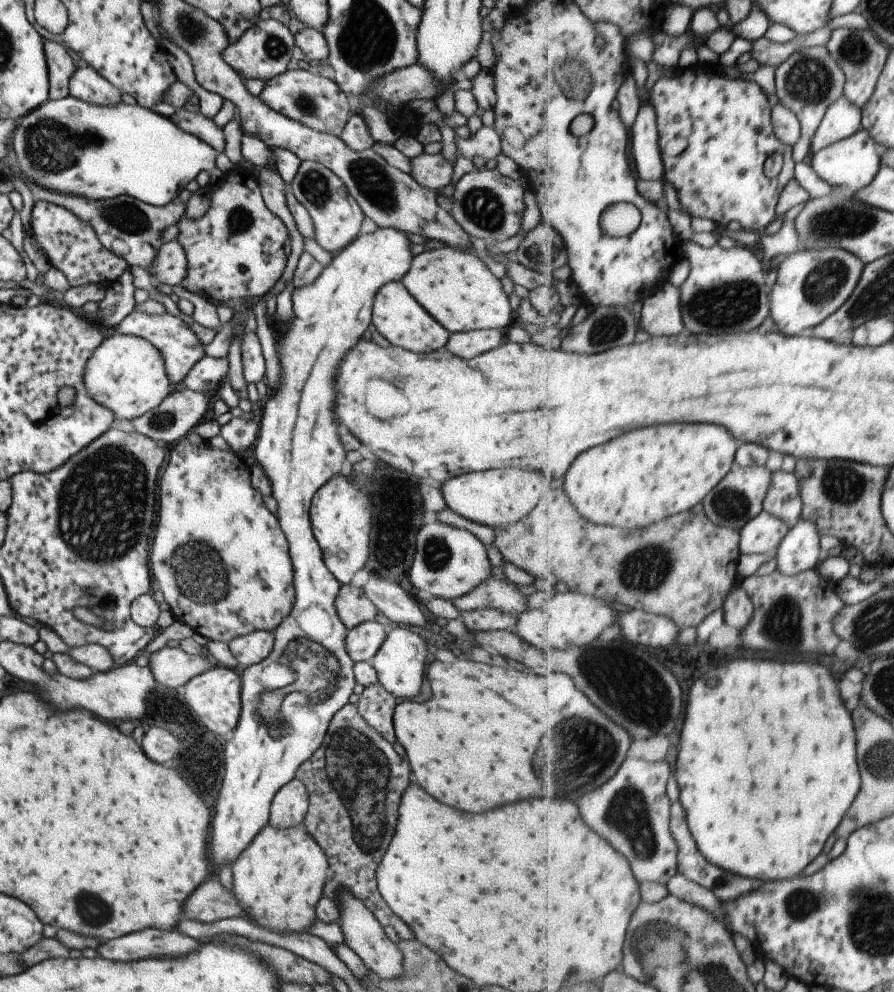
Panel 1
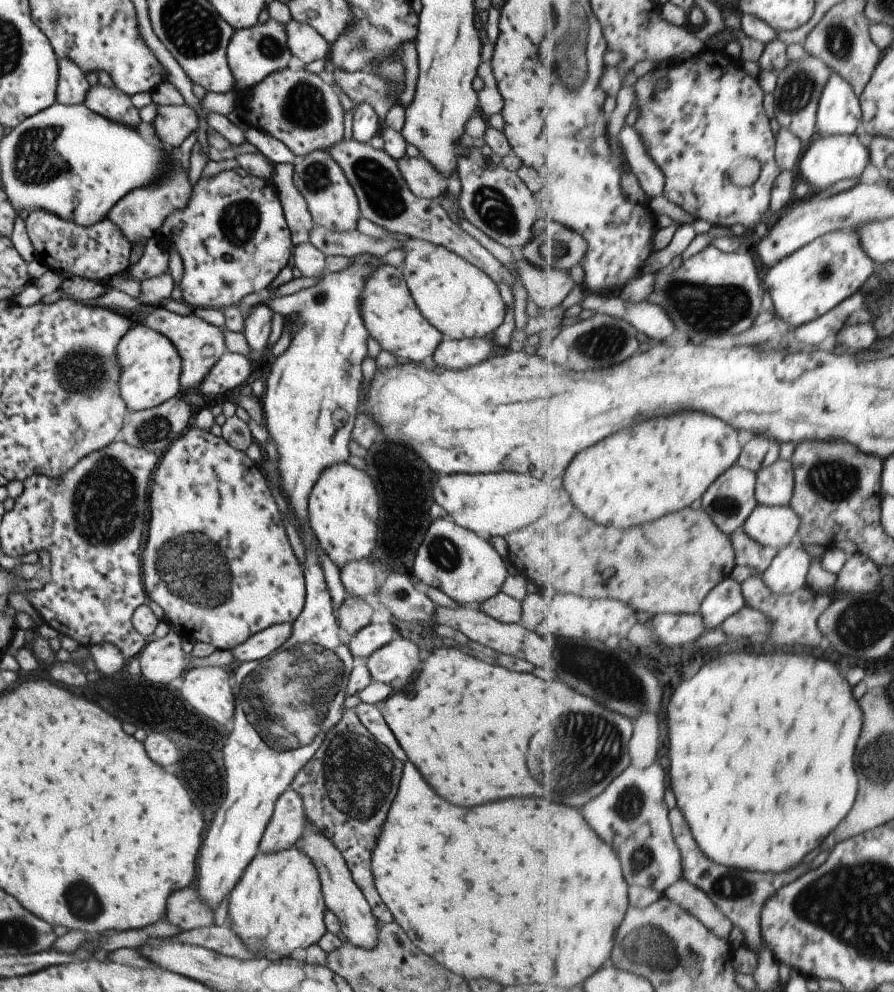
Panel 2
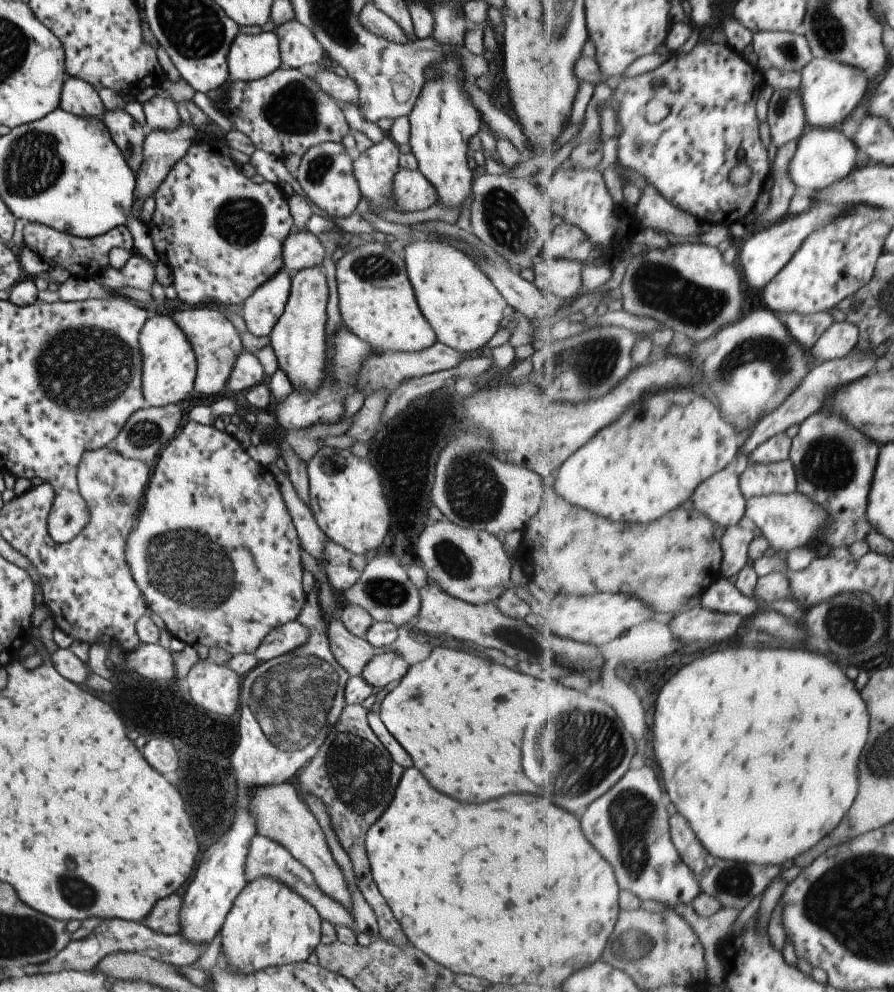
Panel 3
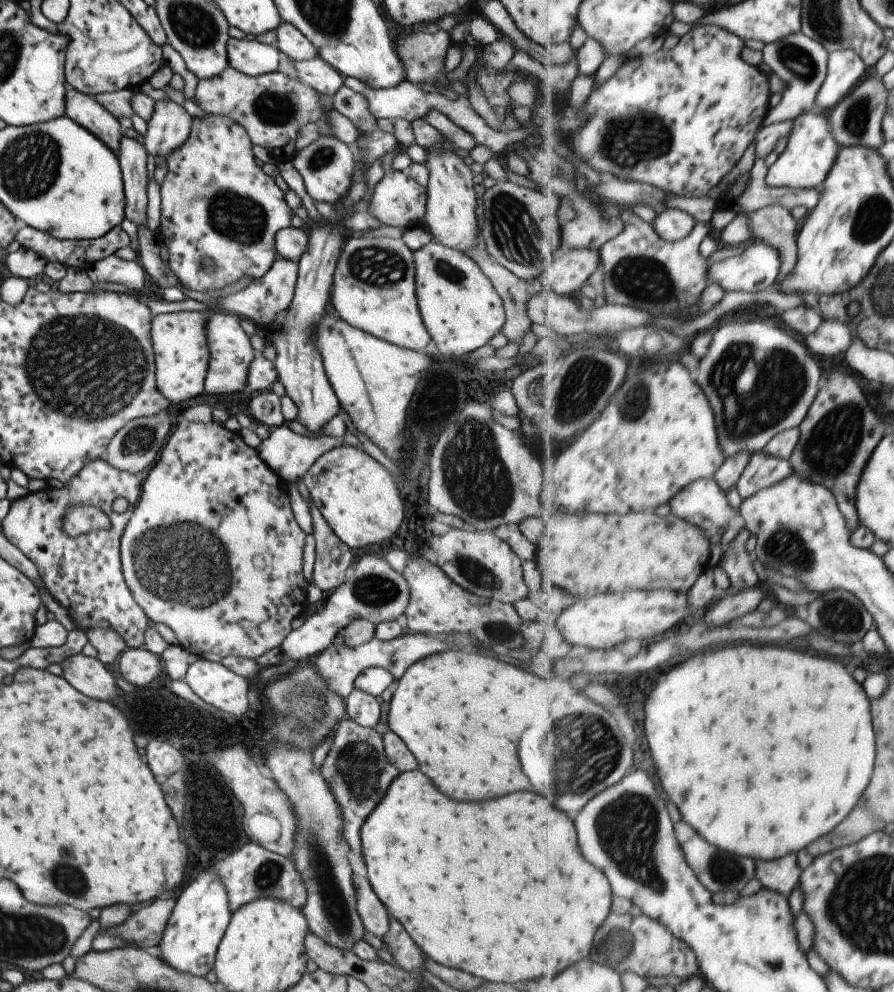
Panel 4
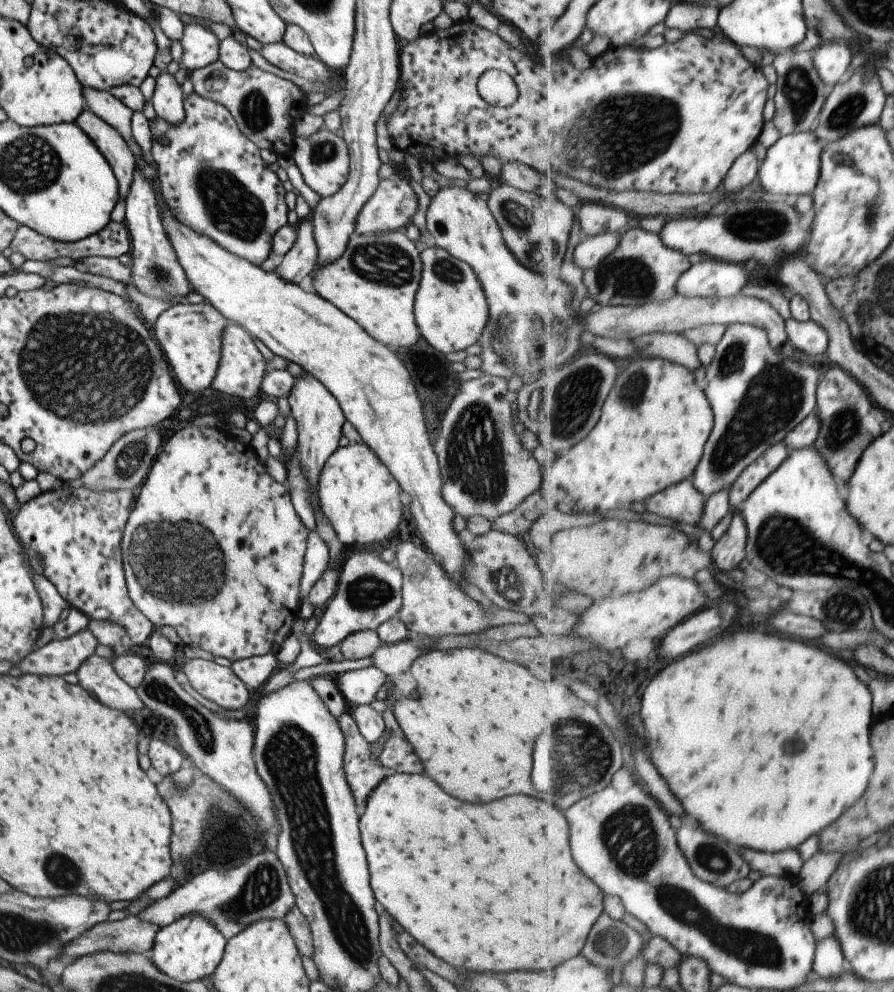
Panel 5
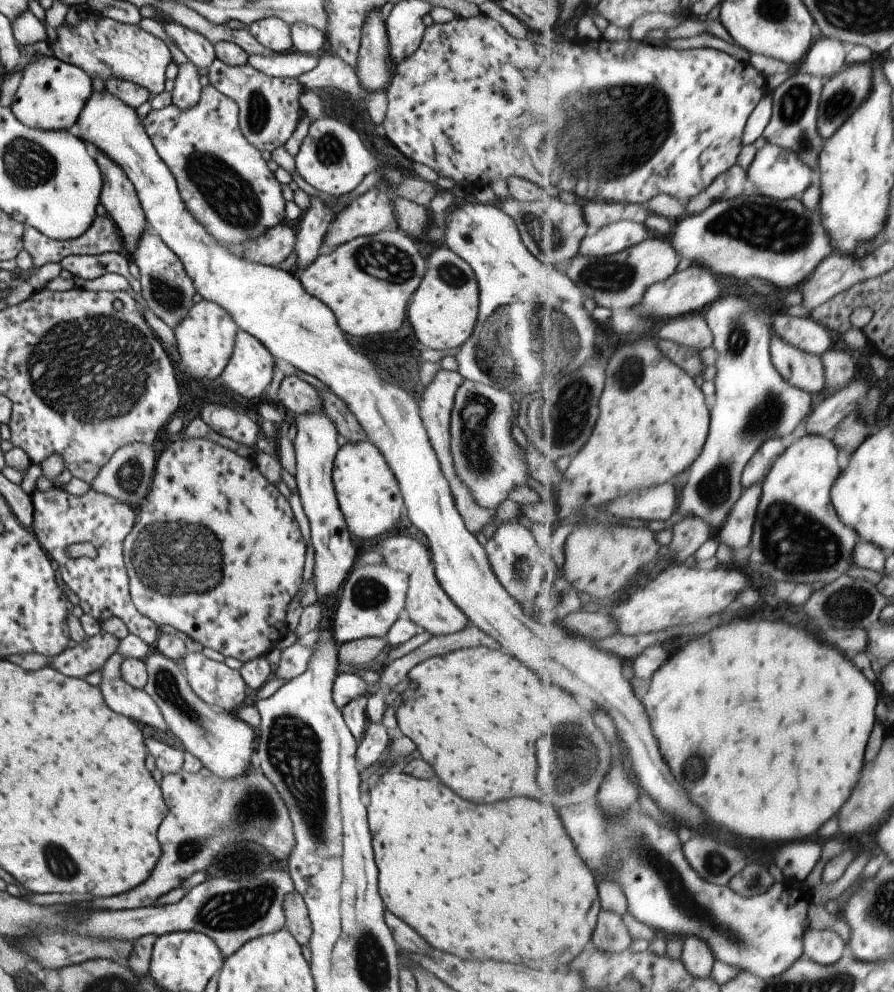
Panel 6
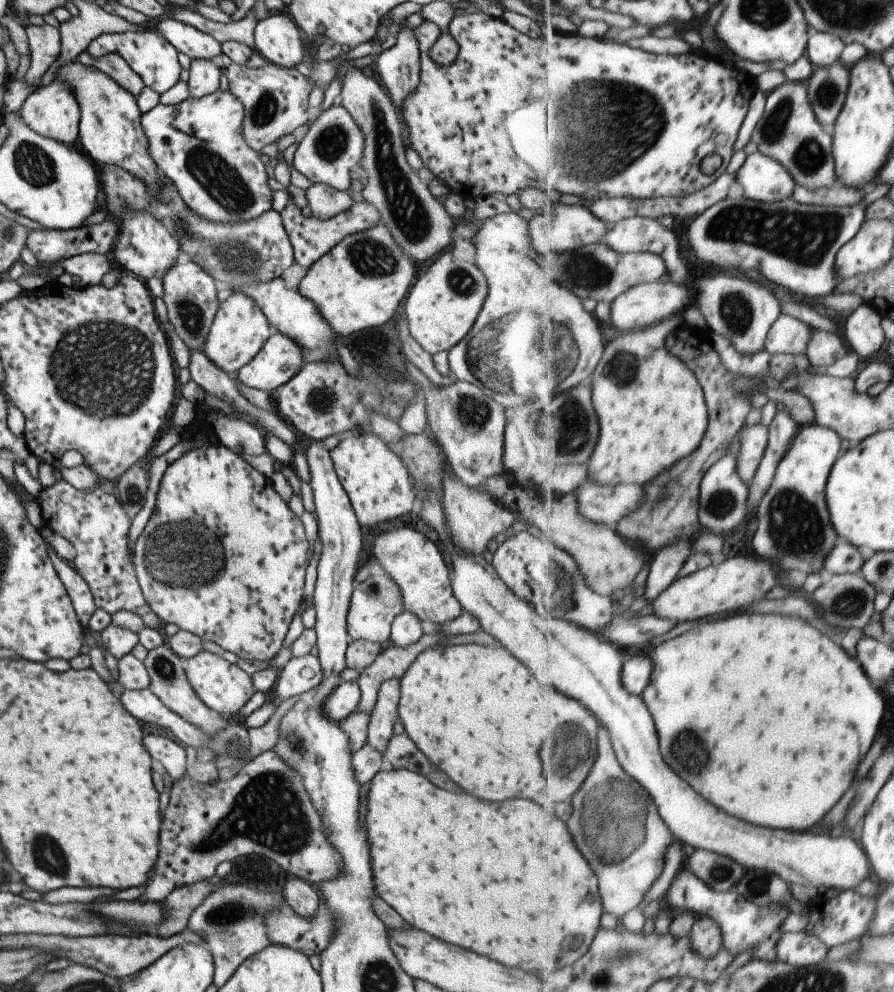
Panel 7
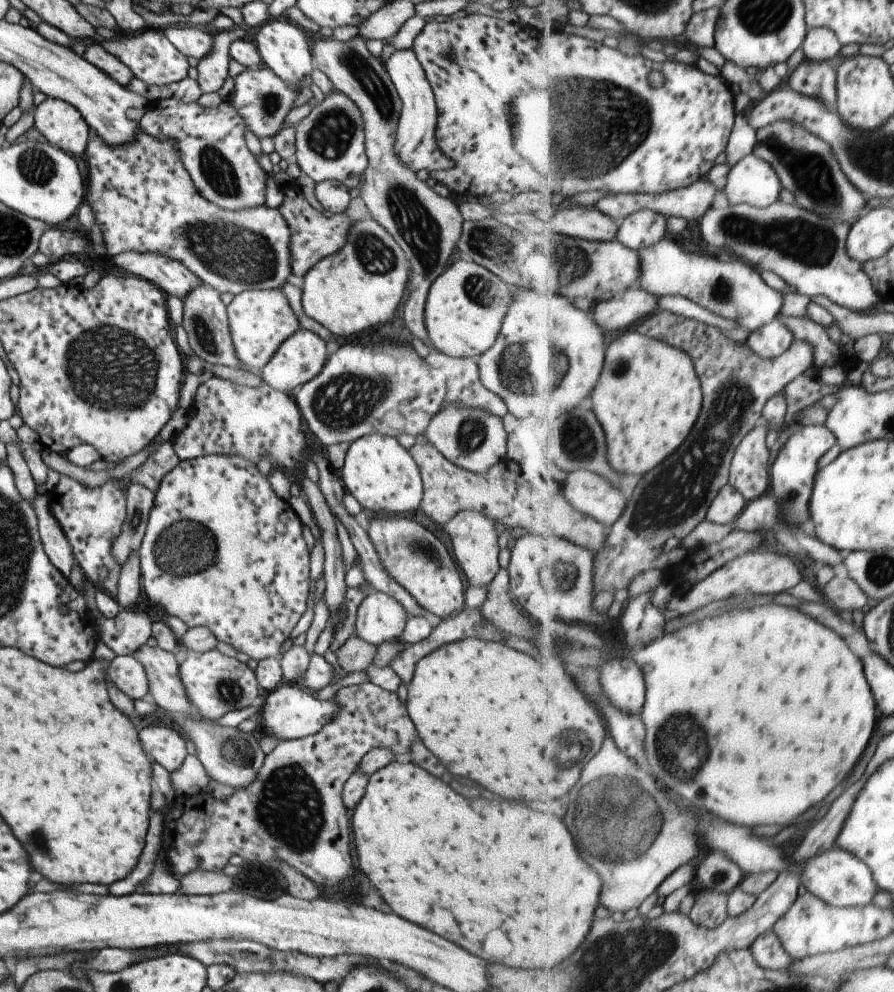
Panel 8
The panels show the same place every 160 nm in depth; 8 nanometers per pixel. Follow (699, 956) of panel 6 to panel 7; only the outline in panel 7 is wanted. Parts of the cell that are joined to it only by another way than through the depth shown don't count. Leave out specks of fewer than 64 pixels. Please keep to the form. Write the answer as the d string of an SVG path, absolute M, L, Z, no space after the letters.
M712 916L697 918L689 934L692 947L705 958L715 956L724 946L720 924Z

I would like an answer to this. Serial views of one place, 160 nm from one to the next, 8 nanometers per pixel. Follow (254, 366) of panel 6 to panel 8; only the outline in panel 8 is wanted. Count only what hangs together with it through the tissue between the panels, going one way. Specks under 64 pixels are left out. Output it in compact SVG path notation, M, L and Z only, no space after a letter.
M304 328L286 338L272 354L272 357L260 368L259 378L272 389L289 394L296 386L311 380L323 368L326 361L325 341L315 333Z

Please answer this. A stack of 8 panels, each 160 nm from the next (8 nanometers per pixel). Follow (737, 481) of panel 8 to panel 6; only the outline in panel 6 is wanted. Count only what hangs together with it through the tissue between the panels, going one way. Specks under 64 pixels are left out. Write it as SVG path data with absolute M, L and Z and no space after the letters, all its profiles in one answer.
M773 439L762 444L762 448L754 454L742 474L745 489L765 480L774 462L786 451L787 446L780 439Z

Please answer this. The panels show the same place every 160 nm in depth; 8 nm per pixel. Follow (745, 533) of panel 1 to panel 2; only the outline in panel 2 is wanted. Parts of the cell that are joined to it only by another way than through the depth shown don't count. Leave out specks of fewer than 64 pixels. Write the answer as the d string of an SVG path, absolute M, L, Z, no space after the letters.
M758 504L746 521L744 531L757 544L783 549L798 539L801 526L802 519L791 506Z

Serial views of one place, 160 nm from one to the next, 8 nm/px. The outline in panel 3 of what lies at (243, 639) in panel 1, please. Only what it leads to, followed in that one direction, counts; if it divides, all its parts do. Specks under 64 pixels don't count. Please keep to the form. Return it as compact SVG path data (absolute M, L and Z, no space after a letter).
M289 621L267 633L253 654L259 661L268 661L300 647L308 641L308 628L299 621Z

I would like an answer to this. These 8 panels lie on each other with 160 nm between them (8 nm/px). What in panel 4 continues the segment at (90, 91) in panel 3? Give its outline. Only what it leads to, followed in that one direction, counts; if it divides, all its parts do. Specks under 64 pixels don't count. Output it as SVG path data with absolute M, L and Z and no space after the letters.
M67 84L64 87L66 88L64 115L97 137L117 156L124 130L117 119L99 106L90 95L74 91Z

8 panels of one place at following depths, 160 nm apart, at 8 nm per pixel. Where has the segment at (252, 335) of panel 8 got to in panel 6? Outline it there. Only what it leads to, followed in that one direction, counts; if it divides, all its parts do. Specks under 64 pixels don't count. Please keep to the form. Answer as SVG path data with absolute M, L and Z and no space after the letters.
M211 301L196 302L184 314L184 319L176 326L171 327L174 330L176 338L176 352L179 354L180 362L185 366L185 374L191 378L199 379L217 379L223 372L225 365L229 362L232 354L234 340L237 331L241 331L235 324L231 315L228 315L219 305Z

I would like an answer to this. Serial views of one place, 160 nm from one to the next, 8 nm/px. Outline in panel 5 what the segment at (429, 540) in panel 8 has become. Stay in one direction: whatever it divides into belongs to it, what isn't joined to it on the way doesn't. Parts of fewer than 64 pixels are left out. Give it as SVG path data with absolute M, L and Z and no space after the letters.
M399 542L395 548L395 567L402 575L402 602L398 611L399 619L407 630L417 636L436 638L453 635L474 635L513 624L527 624L529 617L521 612L490 606L483 608L478 602L468 598L461 586L457 586L451 577L441 570L441 566L432 560L425 548L417 548L411 542Z

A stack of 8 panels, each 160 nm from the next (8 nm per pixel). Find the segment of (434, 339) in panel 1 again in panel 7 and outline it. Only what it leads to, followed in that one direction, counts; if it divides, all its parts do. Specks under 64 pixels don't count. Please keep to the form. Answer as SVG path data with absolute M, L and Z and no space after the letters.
M381 224L344 236L306 270L298 293L310 300L334 335L345 336L385 324L417 277L415 263L403 254Z

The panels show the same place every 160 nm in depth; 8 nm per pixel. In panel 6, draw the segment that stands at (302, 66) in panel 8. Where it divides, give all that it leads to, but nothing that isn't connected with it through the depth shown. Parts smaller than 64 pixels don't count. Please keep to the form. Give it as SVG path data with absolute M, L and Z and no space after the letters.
M265 17L248 26L253 38L272 53L283 54L291 51L290 25L277 17Z

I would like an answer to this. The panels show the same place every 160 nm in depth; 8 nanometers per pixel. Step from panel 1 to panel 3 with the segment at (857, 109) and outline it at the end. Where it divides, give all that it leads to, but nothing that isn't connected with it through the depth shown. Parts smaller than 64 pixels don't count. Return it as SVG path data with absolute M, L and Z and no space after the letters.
M829 57L813 59L803 70L801 96L805 104L809 127L839 127L851 112L863 104L874 82L858 66Z

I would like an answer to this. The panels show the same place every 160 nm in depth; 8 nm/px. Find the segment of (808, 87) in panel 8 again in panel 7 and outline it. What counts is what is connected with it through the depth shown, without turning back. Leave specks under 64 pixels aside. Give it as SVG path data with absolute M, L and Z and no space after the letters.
M835 63L816 67L807 82L809 96L819 122L834 124L841 114L850 87L851 66Z

